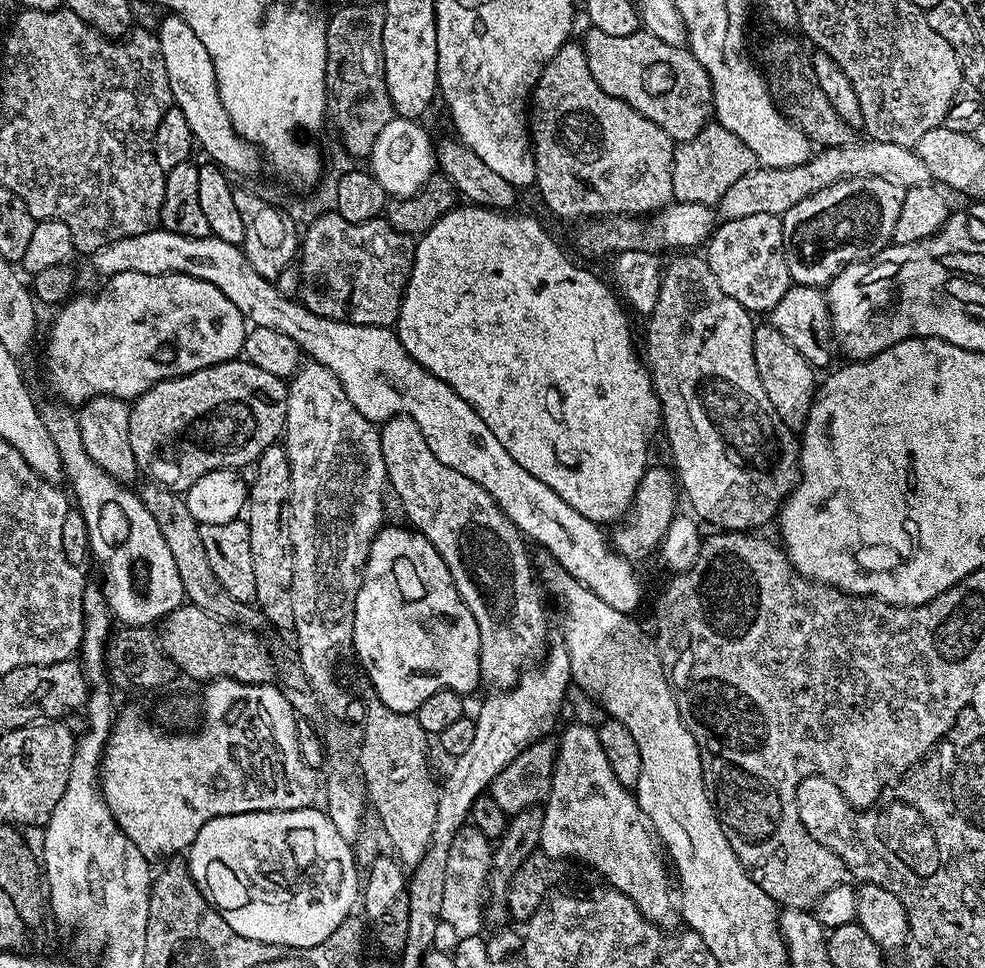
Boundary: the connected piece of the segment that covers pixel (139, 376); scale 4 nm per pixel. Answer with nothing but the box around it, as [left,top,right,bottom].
[44,273,246,406]

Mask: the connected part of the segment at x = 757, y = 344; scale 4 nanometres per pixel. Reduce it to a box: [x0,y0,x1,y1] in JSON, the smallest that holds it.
[754,322,818,433]

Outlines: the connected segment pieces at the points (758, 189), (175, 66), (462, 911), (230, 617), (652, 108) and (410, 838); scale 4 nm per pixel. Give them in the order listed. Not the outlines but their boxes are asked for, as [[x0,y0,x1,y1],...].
[[716,140,929,221],[155,14,262,176],[441,826,493,934],[138,482,265,630],[582,27,713,142],[358,702,438,870]]

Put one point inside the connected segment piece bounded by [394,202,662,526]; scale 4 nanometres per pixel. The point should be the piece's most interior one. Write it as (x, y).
(541, 349)

